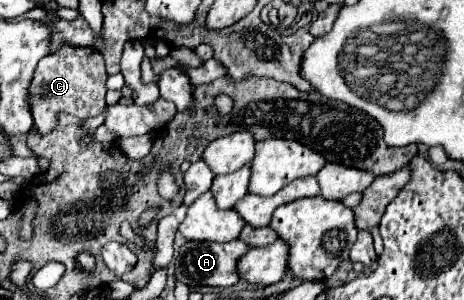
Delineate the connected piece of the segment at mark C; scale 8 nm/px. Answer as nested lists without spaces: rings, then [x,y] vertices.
[[[70,44],[58,46],[54,54],[48,54],[40,60],[30,80],[28,102],[34,116],[34,128],[40,134],[52,132],[62,112],[72,114],[80,120],[88,116],[98,116],[106,106],[106,100],[104,100],[106,78],[108,74],[104,68],[104,56],[96,48],[90,48],[90,46],[82,48],[82,46],[70,46]]]

